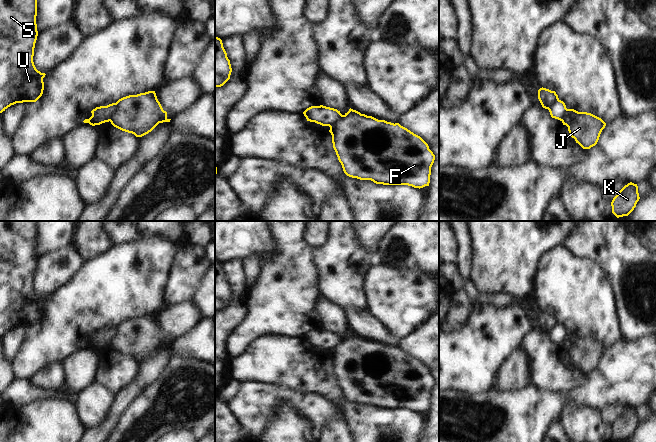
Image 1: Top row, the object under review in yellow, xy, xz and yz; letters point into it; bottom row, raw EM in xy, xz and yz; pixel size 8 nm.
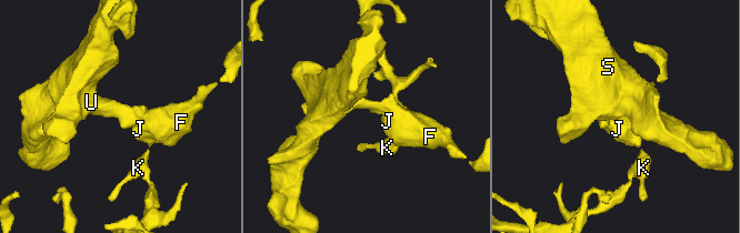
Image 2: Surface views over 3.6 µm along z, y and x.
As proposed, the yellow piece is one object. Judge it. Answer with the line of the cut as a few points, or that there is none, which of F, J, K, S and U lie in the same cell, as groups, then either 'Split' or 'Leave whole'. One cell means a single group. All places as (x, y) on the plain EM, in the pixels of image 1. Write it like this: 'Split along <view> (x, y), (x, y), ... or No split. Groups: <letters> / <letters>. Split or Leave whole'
Split along xy (115, 327), (115, 337), (109, 344). Groups: F J K / S U. Split.

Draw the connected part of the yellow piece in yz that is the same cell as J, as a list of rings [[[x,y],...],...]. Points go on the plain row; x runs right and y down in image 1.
[[[567,333],[562,347],[568,351],[571,361],[583,373],[590,373],[595,370],[602,354],[606,350],[606,347],[601,342],[591,337],[578,336],[574,333]]]

